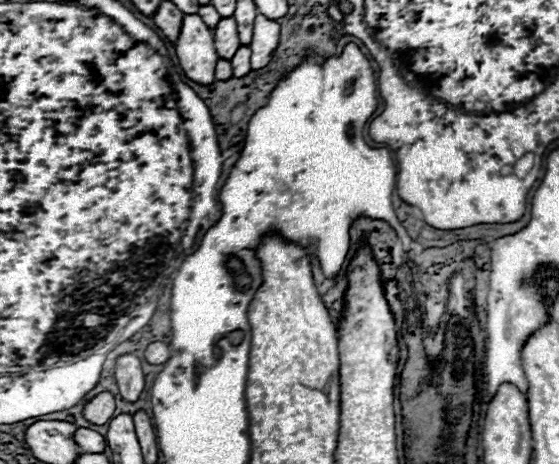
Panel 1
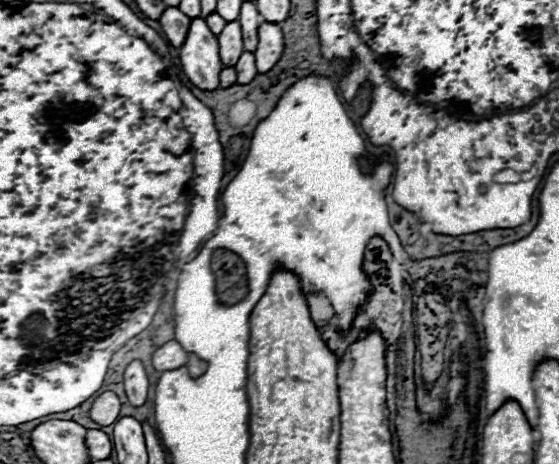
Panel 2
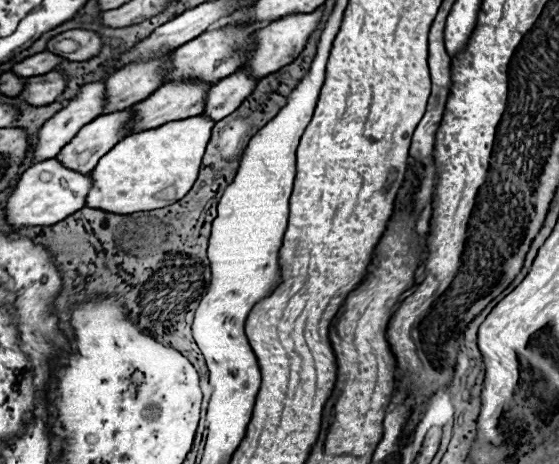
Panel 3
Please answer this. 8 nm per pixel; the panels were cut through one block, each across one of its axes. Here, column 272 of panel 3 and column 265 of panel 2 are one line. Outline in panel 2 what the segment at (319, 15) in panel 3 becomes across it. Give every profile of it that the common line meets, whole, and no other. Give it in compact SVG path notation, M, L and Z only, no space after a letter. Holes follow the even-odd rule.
M264 22L258 28L258 48L254 52L256 56L256 70L266 72L270 66L274 66L284 50L284 34L278 24Z

